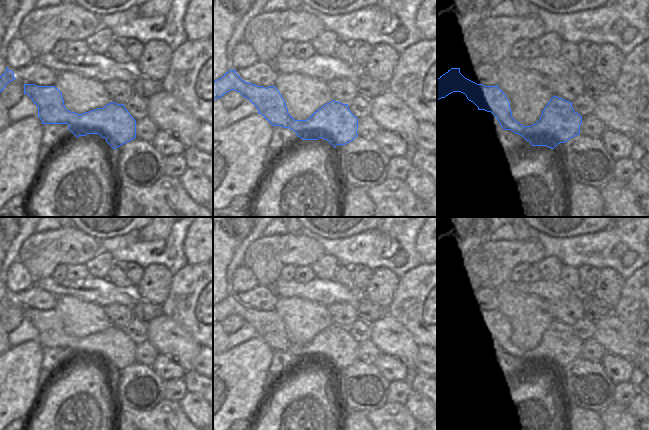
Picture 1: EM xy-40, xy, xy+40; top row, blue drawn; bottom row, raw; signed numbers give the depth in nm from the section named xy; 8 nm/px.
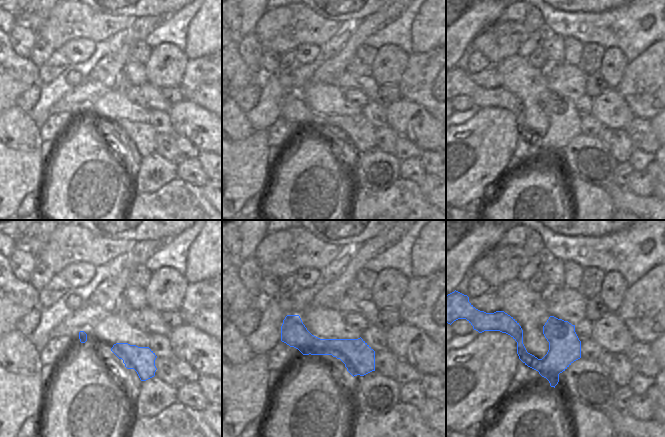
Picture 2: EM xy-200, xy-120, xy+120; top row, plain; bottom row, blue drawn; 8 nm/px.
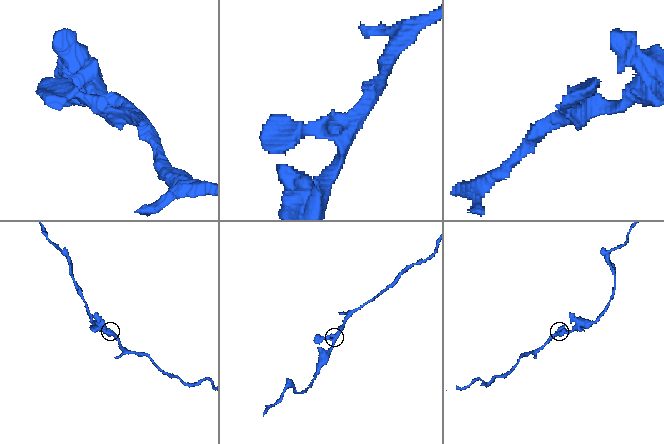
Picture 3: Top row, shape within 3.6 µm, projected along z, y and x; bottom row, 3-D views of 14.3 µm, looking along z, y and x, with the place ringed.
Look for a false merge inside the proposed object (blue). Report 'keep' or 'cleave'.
keep

